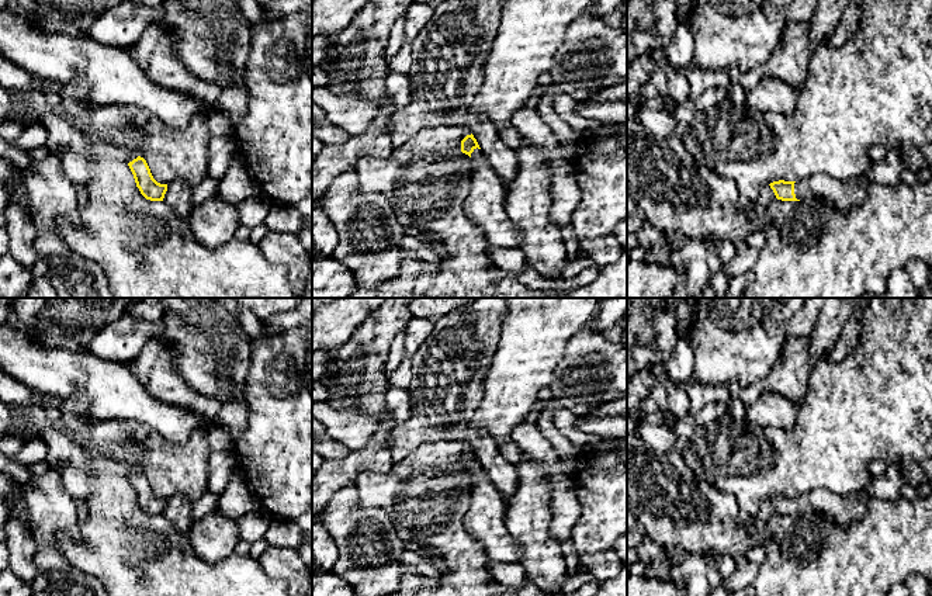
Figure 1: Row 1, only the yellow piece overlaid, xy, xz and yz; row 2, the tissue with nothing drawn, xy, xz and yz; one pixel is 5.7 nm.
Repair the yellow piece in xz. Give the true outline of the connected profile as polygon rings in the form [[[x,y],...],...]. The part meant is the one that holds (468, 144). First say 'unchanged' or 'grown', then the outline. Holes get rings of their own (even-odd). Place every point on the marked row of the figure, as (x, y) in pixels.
grown; [[[474,135],[461,141],[461,152],[472,160],[471,184],[464,202],[467,216],[478,225],[489,246],[520,247],[517,226],[506,214],[505,188]]]

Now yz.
grown; [[[866,170],[856,179],[835,179],[825,173],[814,173],[798,181],[779,180],[769,186],[782,201],[815,198],[829,202],[838,211],[849,211],[863,204],[872,183],[870,171]]]

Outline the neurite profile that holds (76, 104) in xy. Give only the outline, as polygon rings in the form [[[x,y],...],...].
[[[73,79],[62,86],[58,94],[60,96],[59,108],[91,142],[104,143],[105,146],[115,145],[111,136],[91,121],[94,103],[89,96],[89,86],[84,80]]]

